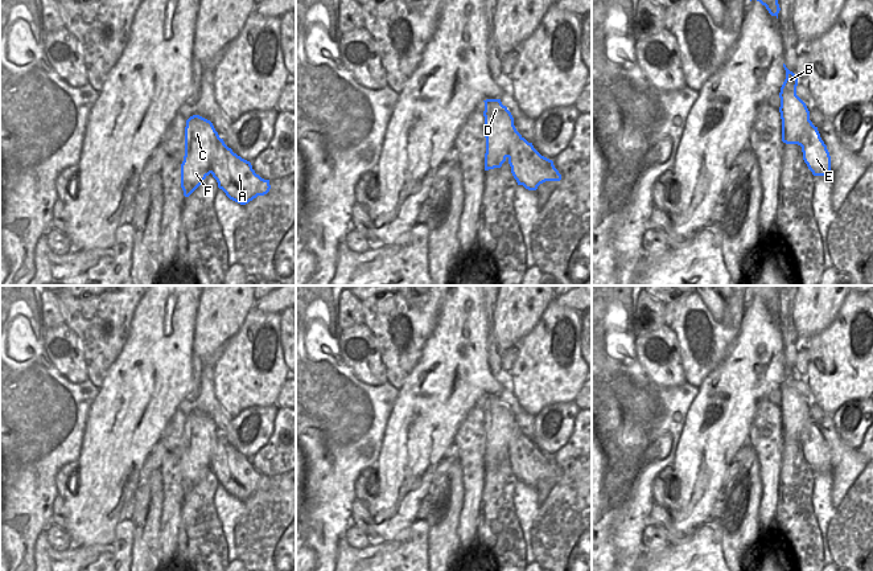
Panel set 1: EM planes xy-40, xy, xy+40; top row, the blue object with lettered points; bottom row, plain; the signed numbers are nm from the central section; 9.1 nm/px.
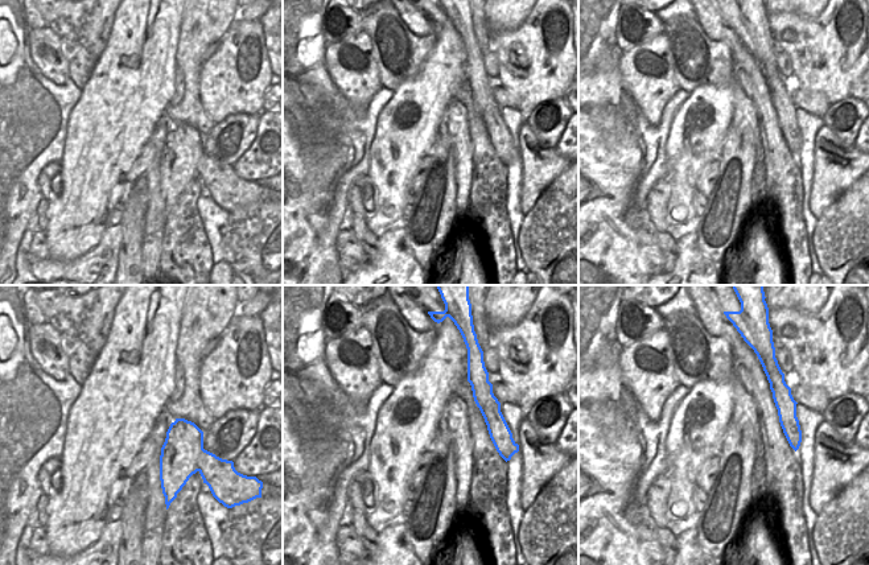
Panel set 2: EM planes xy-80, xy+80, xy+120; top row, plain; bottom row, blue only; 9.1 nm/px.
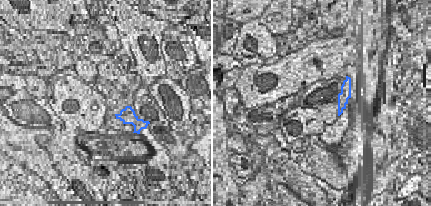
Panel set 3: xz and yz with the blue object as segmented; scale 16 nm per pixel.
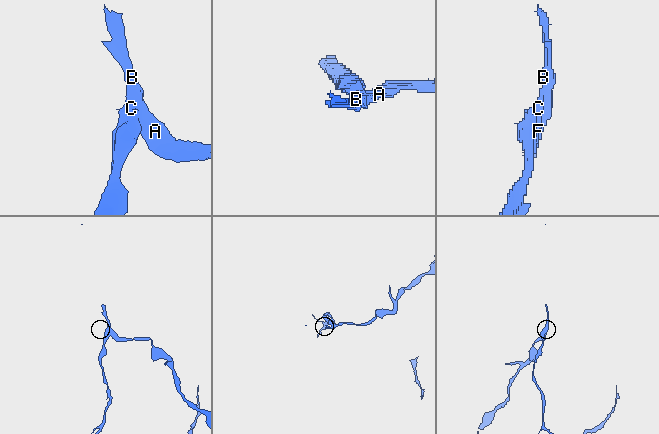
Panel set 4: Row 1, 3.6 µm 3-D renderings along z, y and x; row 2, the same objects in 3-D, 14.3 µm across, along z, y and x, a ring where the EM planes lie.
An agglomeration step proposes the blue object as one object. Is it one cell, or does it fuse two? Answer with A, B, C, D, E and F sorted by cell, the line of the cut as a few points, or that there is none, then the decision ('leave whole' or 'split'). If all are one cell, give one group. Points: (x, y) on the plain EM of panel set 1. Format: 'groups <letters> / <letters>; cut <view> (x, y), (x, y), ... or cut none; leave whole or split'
groups A E / B C D F; cut xy-40 (225, 440), (215, 446), (210, 468); split

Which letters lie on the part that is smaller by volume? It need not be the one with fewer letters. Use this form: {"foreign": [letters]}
{"foreign": ["B", "C", "D", "F"]}

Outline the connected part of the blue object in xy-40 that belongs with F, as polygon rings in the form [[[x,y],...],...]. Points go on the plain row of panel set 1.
[[[199,411],[186,416],[185,452],[181,460],[181,484],[189,493],[211,469],[211,457],[215,445],[225,441],[213,419]]]

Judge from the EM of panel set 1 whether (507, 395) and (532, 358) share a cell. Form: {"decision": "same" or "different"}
{"decision": "different"}

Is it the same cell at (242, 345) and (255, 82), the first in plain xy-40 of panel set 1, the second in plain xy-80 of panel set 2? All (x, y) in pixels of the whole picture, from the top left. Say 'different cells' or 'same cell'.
same cell

